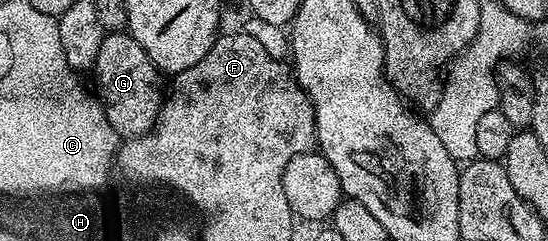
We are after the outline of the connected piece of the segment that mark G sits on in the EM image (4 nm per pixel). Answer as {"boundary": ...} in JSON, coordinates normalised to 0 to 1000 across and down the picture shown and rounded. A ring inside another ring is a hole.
{"boundary":[[[230,129],[195,137],[184,178],[184,212],[177,212],[177,245],[170,274],[172,303],[175,353],[172,365],[177,373],[181,415],[188,427],[188,456],[206,544],[214,544],[219,573],[224,577],[255,568],[270,552],[281,527],[283,502],[290,485],[290,456],[297,444],[301,353],[290,340],[294,332],[290,282],[276,257],[272,228],[265,228],[257,178],[250,178],[250,162],[243,162]]]}

